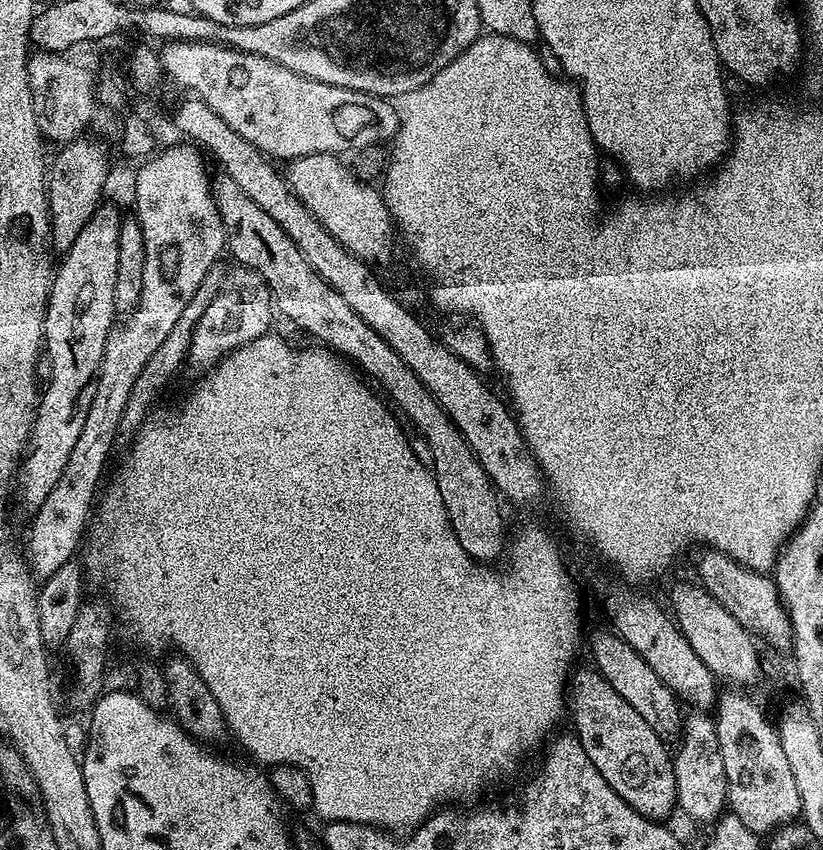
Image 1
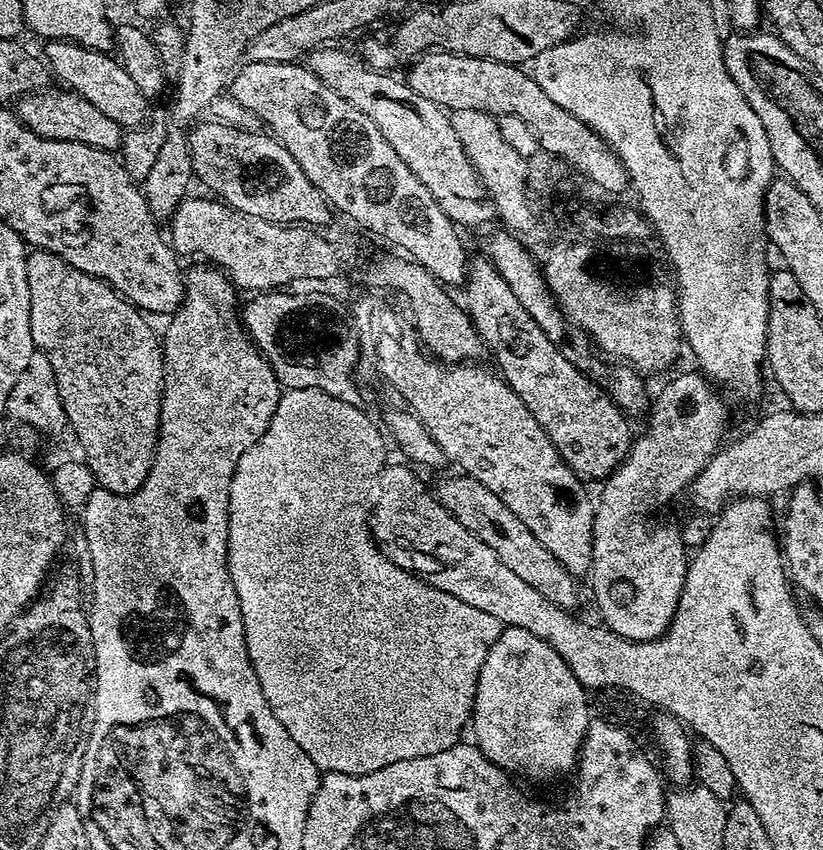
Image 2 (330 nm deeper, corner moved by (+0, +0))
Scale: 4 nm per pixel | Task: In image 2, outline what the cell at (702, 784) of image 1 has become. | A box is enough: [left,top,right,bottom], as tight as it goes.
[590,371,728,640]

